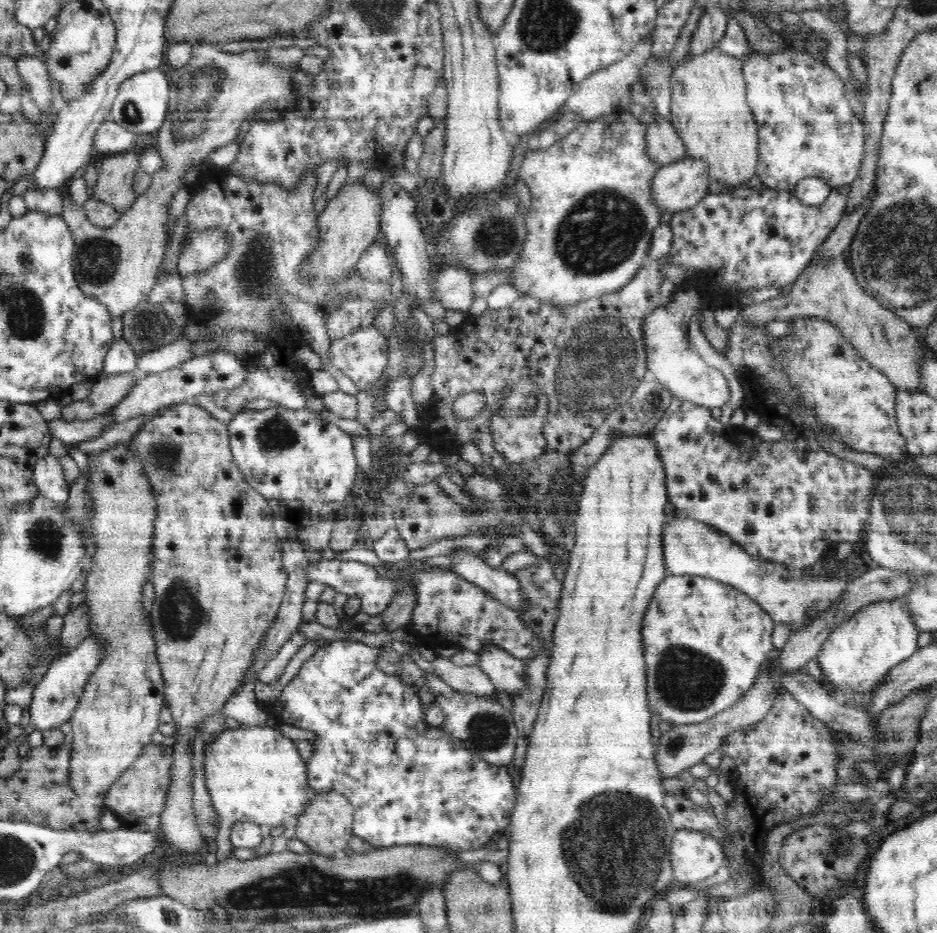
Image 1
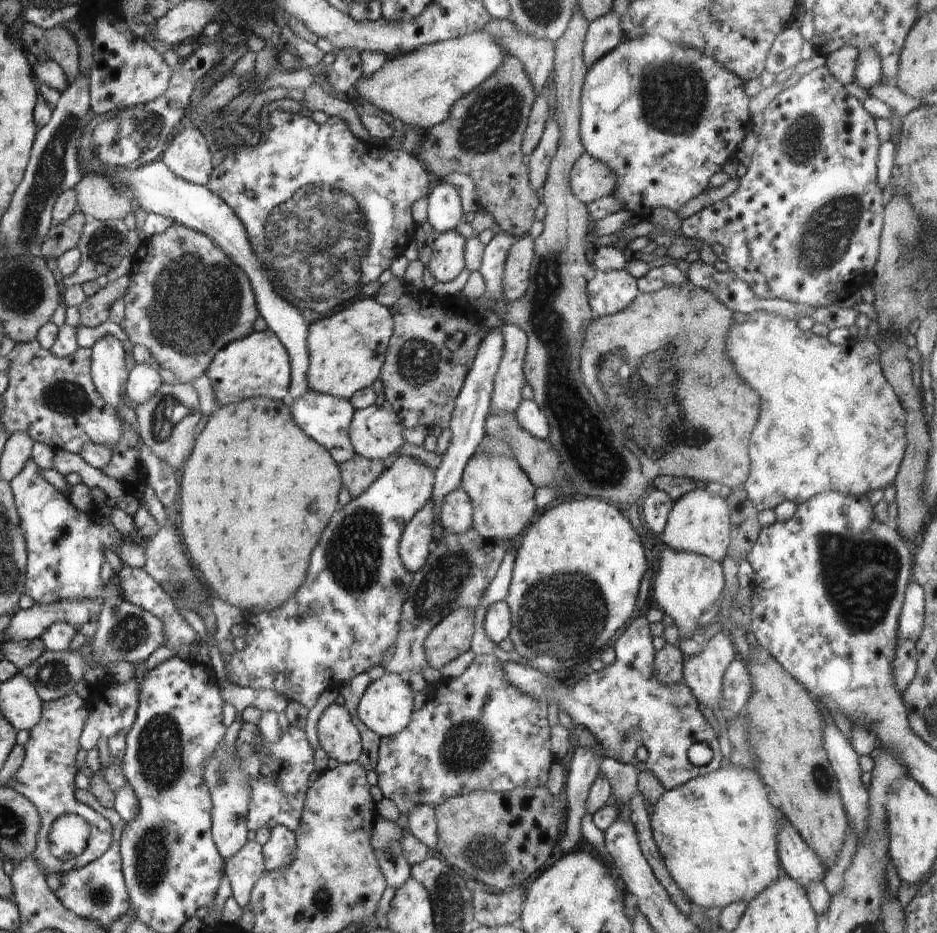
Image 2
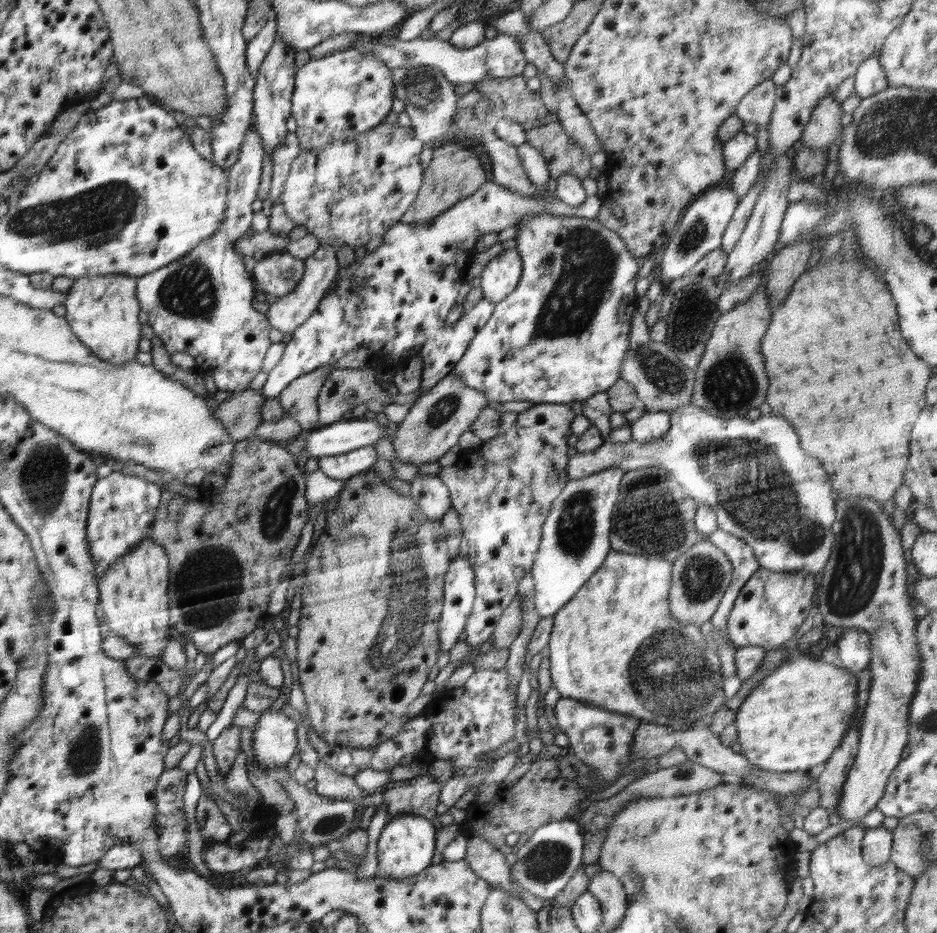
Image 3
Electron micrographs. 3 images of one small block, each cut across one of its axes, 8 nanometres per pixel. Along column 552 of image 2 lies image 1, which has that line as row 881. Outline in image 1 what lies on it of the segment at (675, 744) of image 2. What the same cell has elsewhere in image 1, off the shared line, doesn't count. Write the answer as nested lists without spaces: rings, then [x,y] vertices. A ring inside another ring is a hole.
[[[680,829],[670,844],[670,863],[680,882],[700,882],[724,866],[726,854],[718,839],[702,831]]]

